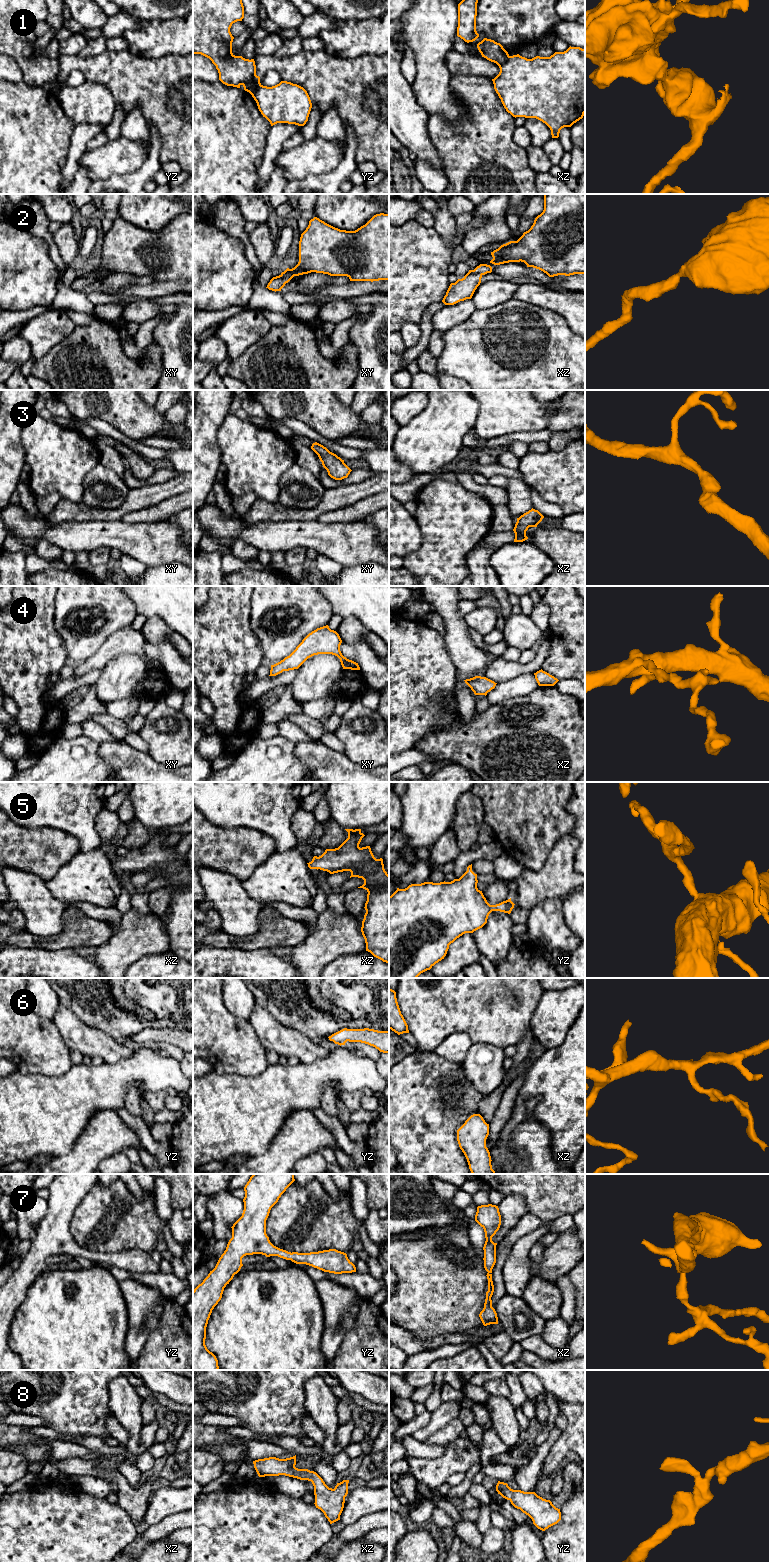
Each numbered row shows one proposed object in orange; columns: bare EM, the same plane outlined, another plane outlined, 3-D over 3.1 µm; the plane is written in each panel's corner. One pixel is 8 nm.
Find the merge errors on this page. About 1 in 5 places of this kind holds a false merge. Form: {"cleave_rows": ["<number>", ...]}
{"cleave_rows": ["1"]}

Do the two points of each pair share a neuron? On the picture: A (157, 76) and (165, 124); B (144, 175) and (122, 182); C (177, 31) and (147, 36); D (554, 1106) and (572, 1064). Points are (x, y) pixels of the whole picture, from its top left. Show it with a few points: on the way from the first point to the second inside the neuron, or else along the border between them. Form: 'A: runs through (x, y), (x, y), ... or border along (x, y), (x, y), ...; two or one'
A: runs through (162, 88), (165, 112); one
B: runs through (139, 177), (134, 182), (127, 182); one
C: runs through (170, 36), (154, 36); one
D: runs through (564, 1096), (572, 1088), (572, 1074); one

